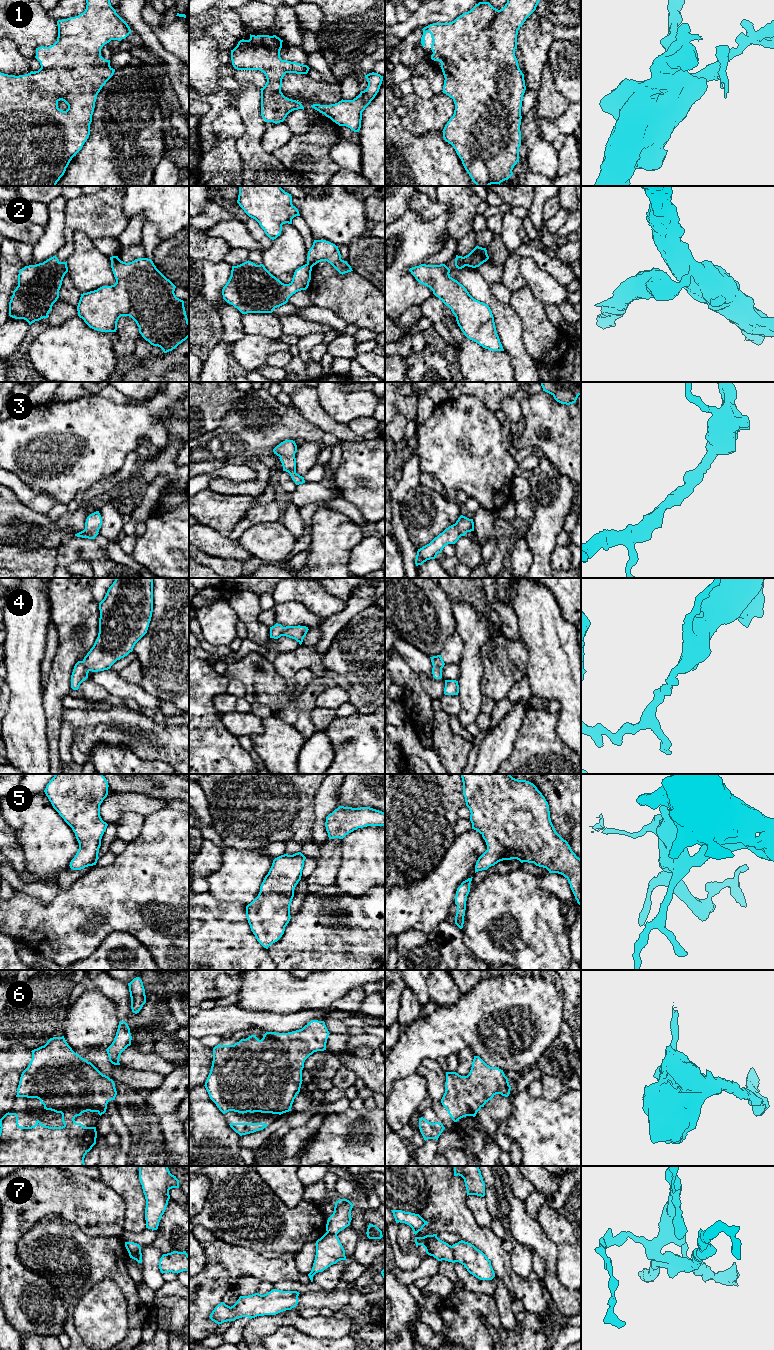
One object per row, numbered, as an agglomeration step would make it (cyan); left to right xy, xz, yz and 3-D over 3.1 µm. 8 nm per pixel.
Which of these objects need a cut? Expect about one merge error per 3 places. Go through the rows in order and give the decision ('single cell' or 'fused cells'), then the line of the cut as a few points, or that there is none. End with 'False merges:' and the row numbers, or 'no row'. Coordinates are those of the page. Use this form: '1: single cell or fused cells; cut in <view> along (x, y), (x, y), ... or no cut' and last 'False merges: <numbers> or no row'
1: single cell; no cut
2: fused cells; cut in yz along (462, 257), (466, 265)
3: single cell; no cut
4: single cell; no cut
5: single cell; no cut
6: single cell; no cut
7: fused cells; cut in yz along (451, 1246), (456, 1261)
False merges: 2, 7

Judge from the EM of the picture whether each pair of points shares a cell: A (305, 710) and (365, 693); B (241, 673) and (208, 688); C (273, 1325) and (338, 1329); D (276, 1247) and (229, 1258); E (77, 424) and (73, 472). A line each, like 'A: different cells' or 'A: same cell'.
A: same cell
B: different cells
C: same cell
D: different cells
E: same cell

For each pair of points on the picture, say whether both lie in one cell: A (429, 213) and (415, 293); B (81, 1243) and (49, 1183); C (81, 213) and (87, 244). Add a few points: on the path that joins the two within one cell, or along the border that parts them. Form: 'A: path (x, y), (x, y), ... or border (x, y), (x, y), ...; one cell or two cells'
A: border (409, 208), (425, 220), (432, 220), (448, 210); two cells
B: border (47, 1219), (60, 1217), (74, 1223), (90, 1236); two cells
C: border (92, 239), (83, 232), (77, 231), (72, 240); two cells

